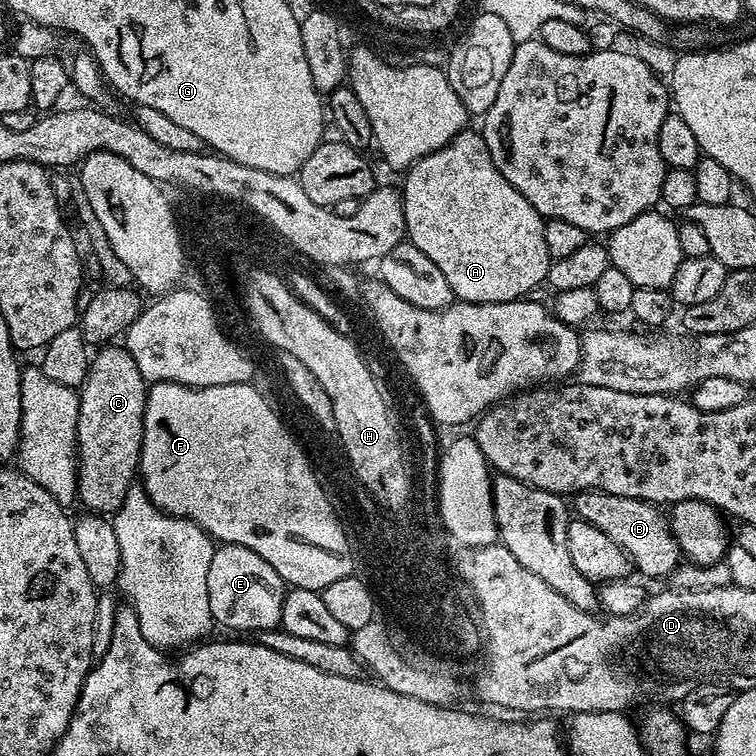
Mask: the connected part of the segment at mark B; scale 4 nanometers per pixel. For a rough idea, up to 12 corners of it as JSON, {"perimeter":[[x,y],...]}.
{"perimeter":[[575,493],[575,515],[644,576],[682,564],[665,513],[647,500]]}

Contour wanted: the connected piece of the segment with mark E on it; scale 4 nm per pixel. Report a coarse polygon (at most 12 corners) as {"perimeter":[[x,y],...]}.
{"perimeter":[[220,544],[206,594],[219,627],[280,627],[286,585],[262,554]]}

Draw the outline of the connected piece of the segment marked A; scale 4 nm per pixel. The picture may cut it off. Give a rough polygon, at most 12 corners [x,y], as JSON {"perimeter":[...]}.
{"perimeter":[[479,131],[407,169],[407,239],[457,301],[547,281],[545,217]]}

